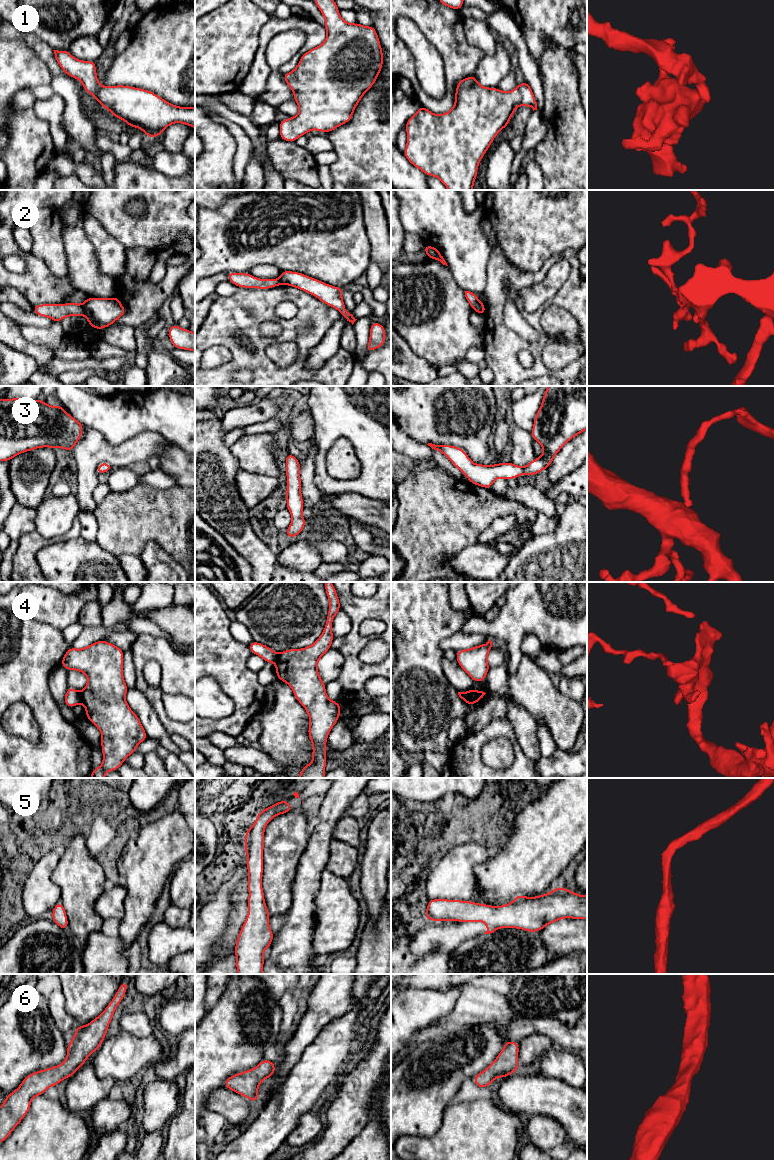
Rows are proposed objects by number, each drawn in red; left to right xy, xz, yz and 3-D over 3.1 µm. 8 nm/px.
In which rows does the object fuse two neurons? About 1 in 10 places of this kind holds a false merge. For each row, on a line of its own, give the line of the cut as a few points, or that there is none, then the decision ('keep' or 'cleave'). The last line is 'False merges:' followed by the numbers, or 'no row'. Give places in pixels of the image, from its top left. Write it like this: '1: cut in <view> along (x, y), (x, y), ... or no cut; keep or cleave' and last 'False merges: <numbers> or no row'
1: no cut; keep
2: cut in xy along (82, 305), (84, 314); cleave
3: no cut; keep
4: cut in xy along (79, 692), (81, 701); cleave
5: no cut; keep
6: no cut; keep
False merges: 2, 4

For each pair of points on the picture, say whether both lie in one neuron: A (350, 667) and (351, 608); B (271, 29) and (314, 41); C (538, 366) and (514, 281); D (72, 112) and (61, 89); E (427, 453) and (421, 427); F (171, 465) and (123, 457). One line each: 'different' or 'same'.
A: same
B: same
C: same
D: same
E: different
F: different

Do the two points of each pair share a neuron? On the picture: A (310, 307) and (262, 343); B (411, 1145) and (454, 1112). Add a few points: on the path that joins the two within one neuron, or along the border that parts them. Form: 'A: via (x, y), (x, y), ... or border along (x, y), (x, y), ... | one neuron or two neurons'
A: via (292, 323), (262, 318), (256, 325) | one neuron
B: via (424, 1145), (432, 1145), (452, 1125) | one neuron

